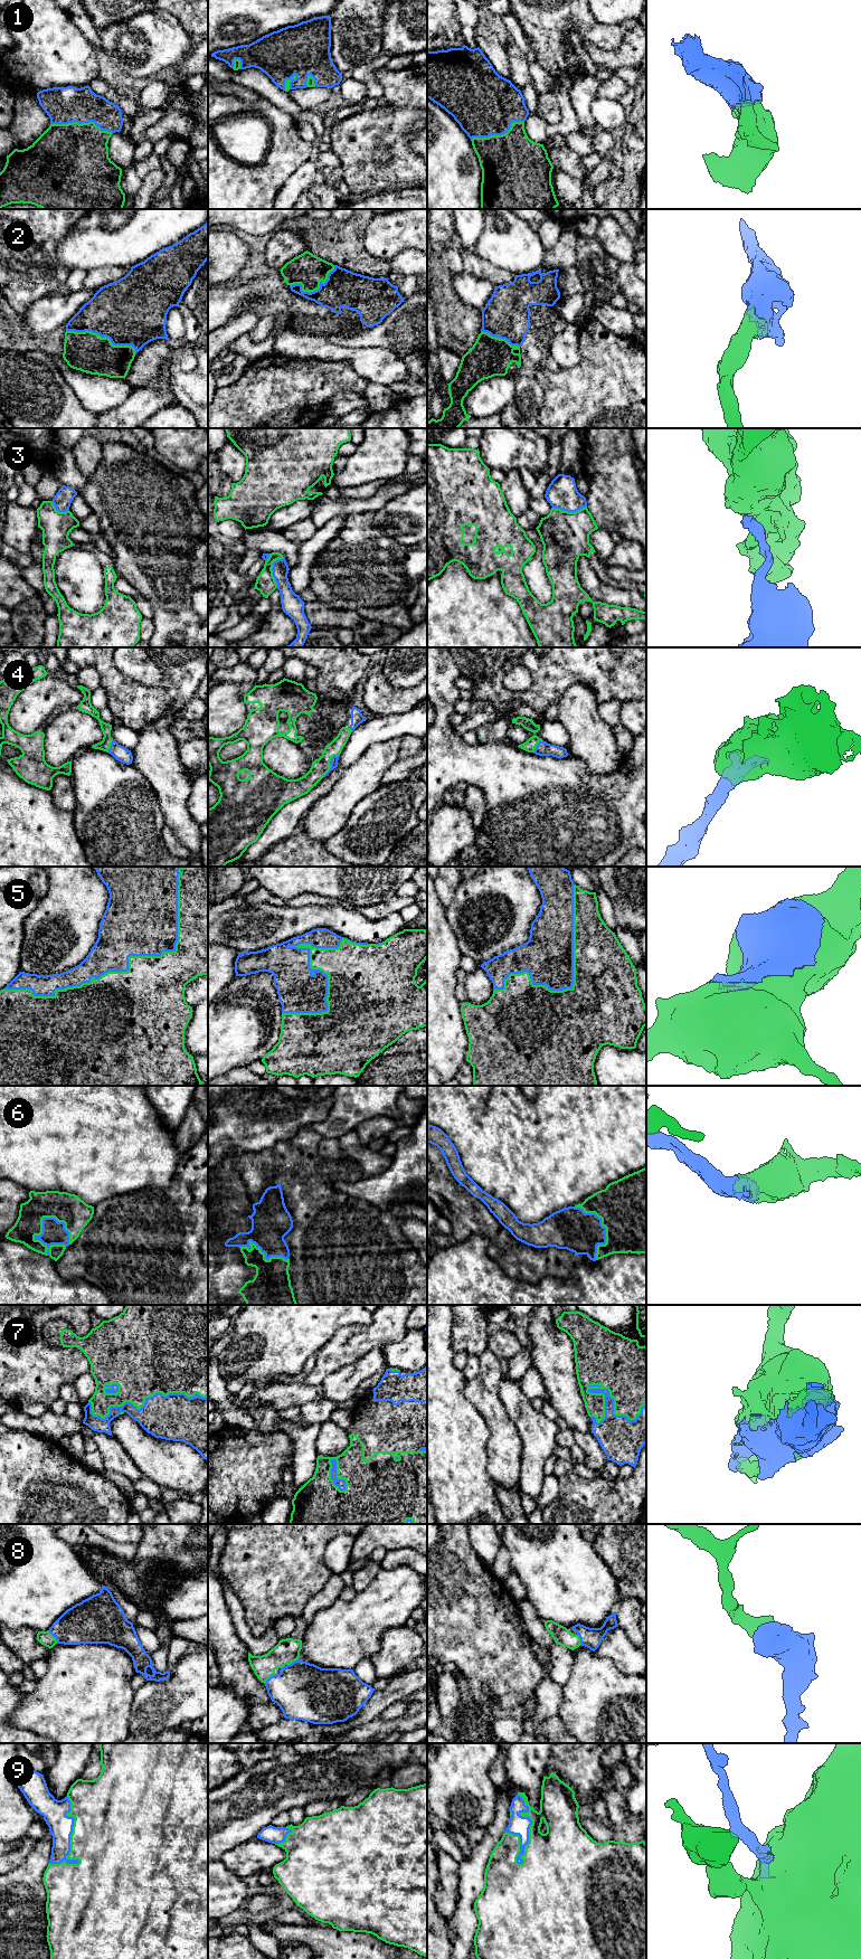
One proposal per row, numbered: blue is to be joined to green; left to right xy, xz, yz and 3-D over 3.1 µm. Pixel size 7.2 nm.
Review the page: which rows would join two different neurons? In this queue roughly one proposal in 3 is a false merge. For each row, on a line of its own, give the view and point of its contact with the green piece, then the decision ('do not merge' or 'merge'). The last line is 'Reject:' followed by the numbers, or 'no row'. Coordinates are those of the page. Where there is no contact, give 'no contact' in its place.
1: contact xy (82, 123); merge
2: contact xy (104, 337); merge
3: contact xz (272, 570); do not merge
4: contact xz (330, 764); merge
5: contact xy (129, 962); merge
6: contact xy (39, 1234); merge
7: contact yz (614, 1410); merge
8: contact xy (54, 1637); merge
9: contact yz (532, 1824); merge
Reject: 3

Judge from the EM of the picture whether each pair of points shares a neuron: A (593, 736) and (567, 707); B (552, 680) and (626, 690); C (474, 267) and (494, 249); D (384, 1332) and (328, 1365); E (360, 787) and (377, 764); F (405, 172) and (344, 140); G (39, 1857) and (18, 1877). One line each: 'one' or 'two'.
A: one
B: one
C: two
D: one
E: one
F: one
G: one

